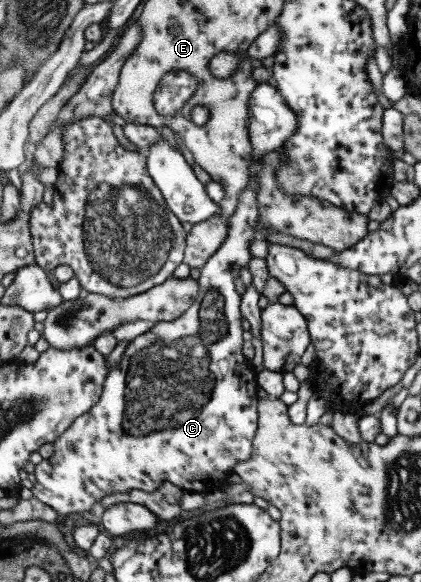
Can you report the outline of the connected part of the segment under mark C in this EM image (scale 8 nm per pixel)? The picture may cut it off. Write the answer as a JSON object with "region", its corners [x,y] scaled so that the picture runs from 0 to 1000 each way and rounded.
{"region":[[[615,141],[606,148],[606,155],[596,158],[591,168],[591,239],[596,239],[596,253],[601,253],[601,282],[591,285],[591,316],[577,323],[572,337],[568,337],[568,351],[563,361],[546,371],[542,404],[537,412],[520,421],[520,428],[496,443],[496,448],[477,460],[477,478],[470,485],[475,490],[475,507],[468,509],[463,522],[454,526],[432,543],[406,550],[392,557],[387,552],[363,560],[359,565],[342,570],[337,577],[325,577],[309,584],[306,593],[297,598],[283,624],[273,625],[268,634],[257,639],[247,655],[245,672],[238,686],[226,692],[211,708],[192,711],[183,716],[169,732],[159,735],[140,754],[126,759],[128,777],[114,789],[102,789],[93,797],[83,799],[83,830],[76,837],[78,854],[93,857],[97,863],[121,869],[140,883],[169,883],[169,880],[207,880],[216,876],[216,869],[226,863],[238,863],[242,854],[259,852],[273,847],[287,847],[316,840],[340,842],[344,845],[363,845],[397,826],[416,832],[425,838],[439,840],[444,845],[463,845],[487,849],[506,845],[506,842],[530,842],[537,830],[551,825],[553,801],[563,794],[582,794],[591,790],[599,777],[601,753],[610,739],[613,708],[613,656],[610,639],[601,631],[601,624],[582,615],[572,603],[577,591],[577,565],[572,527],[572,507],[558,498],[558,479],[570,474],[577,462],[589,460],[591,450],[599,447],[599,435],[594,423],[599,414],[610,407],[606,402],[606,381],[610,381],[615,357],[610,357],[610,328],[615,328],[615,290],[620,290],[620,273],[625,266],[634,266],[639,259],[663,254],[672,244],[682,241],[682,234],[696,234],[705,220],[705,194],[696,187],[686,187],[677,167],[663,162],[658,149],[639,146],[639,143]]]}

